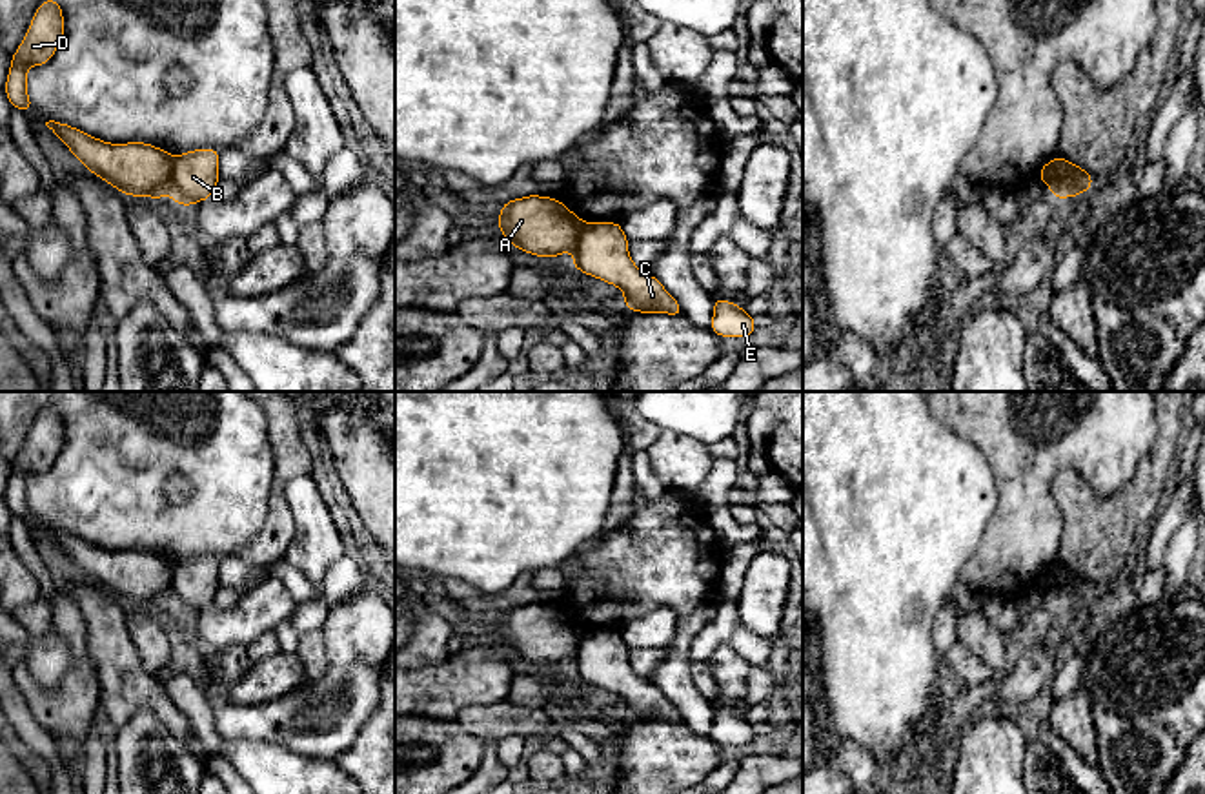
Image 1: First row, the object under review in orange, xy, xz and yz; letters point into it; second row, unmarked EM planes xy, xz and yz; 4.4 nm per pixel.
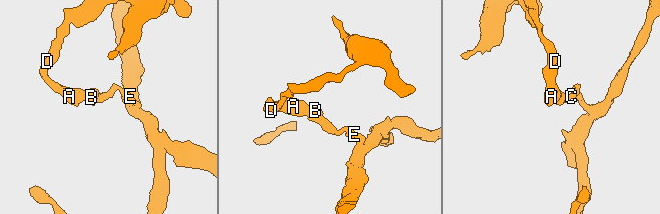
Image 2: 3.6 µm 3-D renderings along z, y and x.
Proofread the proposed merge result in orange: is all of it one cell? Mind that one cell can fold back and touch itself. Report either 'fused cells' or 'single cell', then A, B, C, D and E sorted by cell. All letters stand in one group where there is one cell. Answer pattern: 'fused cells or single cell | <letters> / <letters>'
fused cells | A D / B C E

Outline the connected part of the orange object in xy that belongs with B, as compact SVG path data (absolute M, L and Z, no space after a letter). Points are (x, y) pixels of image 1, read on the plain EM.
M209 555L173 565L169 605L180 614L209 606L220 588L218 566L220 561Z

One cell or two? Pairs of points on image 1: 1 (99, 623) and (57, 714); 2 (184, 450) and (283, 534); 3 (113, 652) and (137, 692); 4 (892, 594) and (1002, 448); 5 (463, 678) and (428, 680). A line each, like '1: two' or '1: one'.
1: two
2: two
3: one
4: two
5: one

